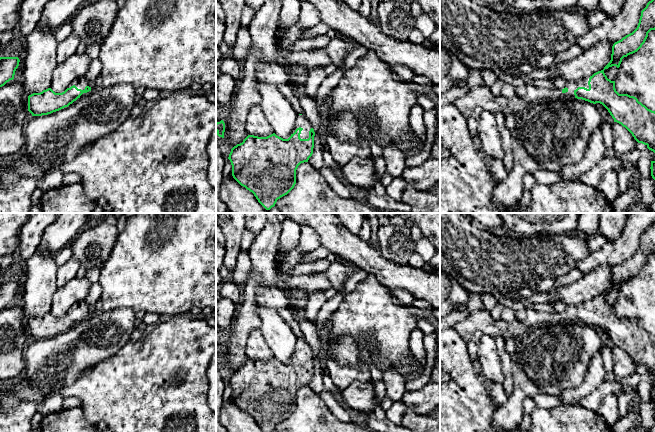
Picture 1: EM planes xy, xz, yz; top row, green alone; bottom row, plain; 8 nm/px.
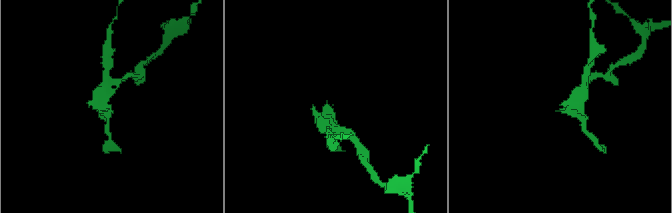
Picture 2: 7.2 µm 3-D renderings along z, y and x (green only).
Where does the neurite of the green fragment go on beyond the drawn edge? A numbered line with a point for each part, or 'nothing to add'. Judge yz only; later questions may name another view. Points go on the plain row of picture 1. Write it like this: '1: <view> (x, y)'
1: yz (481, 320)

